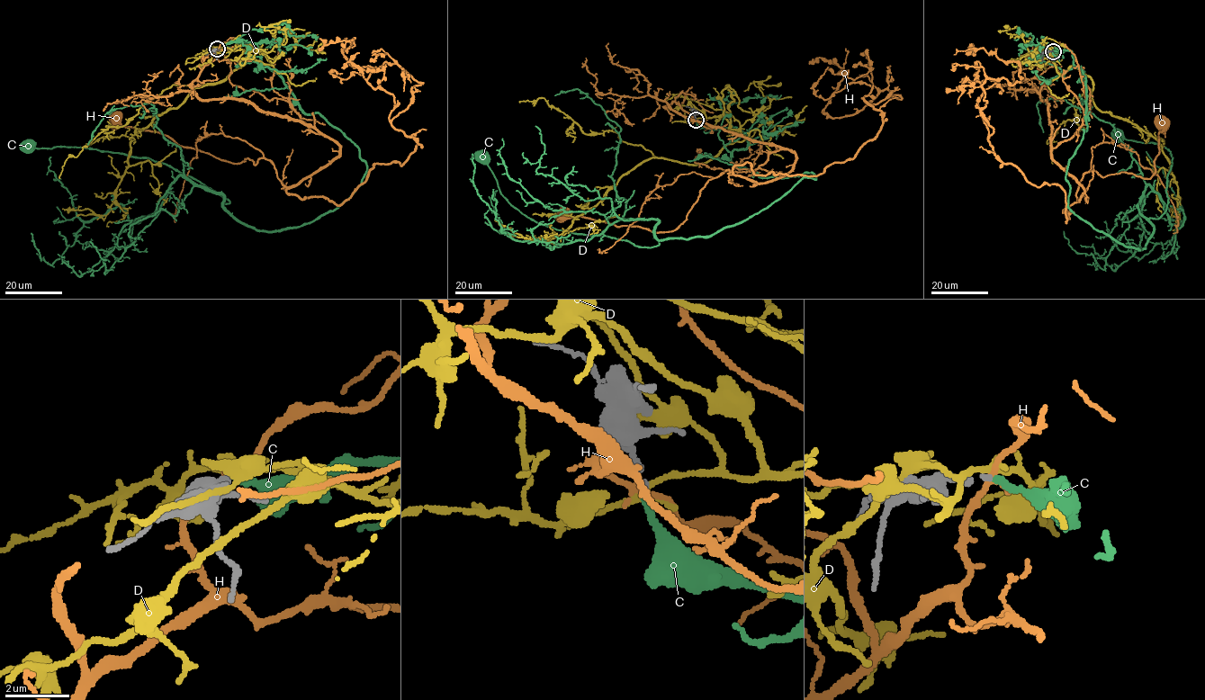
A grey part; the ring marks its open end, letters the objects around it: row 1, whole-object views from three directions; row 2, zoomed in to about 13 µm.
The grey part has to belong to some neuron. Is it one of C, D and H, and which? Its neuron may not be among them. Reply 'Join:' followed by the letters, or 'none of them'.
Join: C

